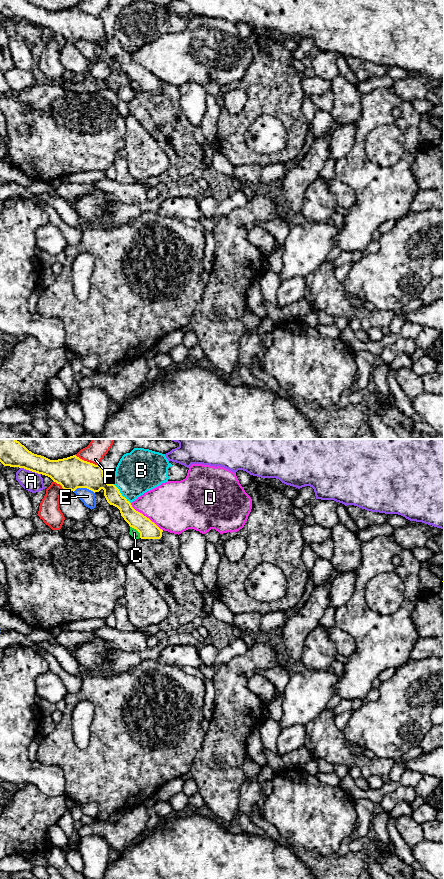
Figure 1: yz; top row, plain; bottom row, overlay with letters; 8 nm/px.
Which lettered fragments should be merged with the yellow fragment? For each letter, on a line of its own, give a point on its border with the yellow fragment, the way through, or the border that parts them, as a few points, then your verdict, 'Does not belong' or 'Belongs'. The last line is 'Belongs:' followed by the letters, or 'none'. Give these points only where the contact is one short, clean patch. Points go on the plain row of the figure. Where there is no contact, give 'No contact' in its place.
A: Touches yellow at yz (30, 22). Does not belong
B: Touches yellow at yz (121, 46). Boundary: yz (113, 36), (130, 55). Does not belong
C: Touches yellow at yz (137, 82). Boundary: yz (130, 78), (139, 85), (140, 89). Does not belong
D: Touches yellow at yz (145, 68). Does not belong
E: Touches yellow at yz (84, 39). Does not belong
F: Touches yellow at yz (86, 13). Boundary: yz (75, 6), (84, 12), (98, 17). Does not belong
Belongs: none

